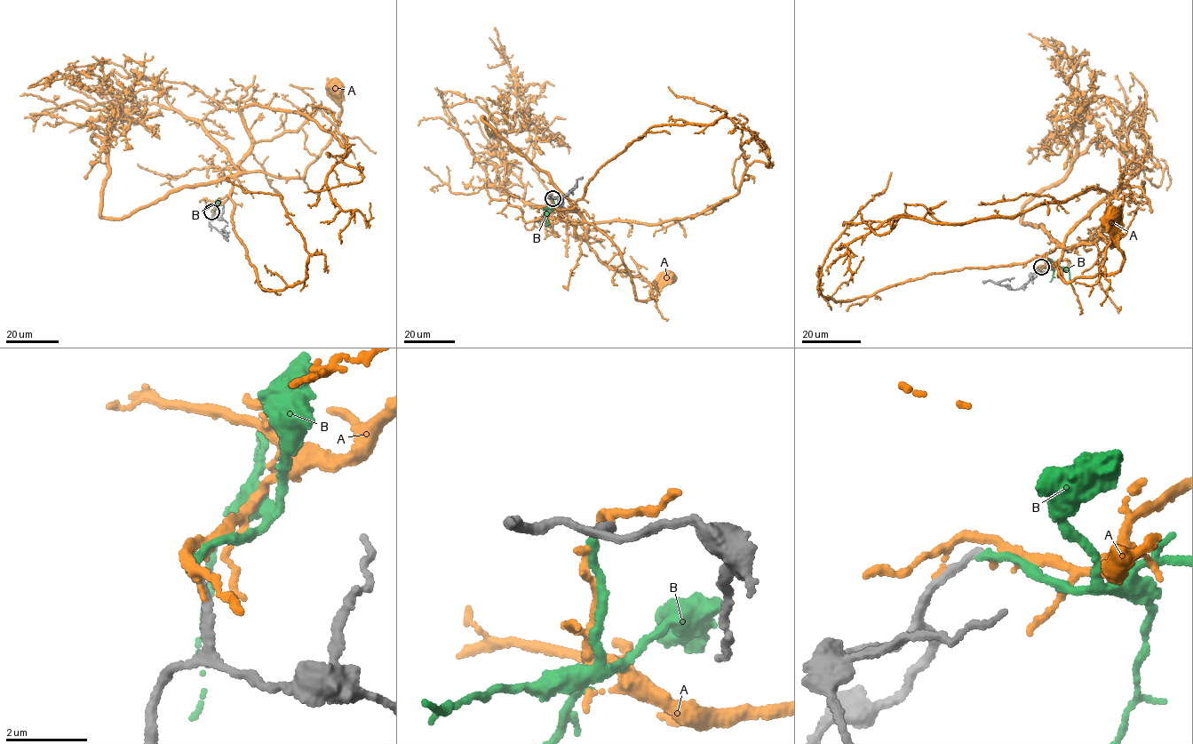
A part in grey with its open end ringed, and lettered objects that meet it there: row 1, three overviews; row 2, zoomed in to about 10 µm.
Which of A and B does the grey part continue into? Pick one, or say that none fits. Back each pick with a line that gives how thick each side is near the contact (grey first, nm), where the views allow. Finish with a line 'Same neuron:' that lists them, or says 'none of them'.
B: Thickness 190 nm (grey) against 190 nm
Same neuron: B

